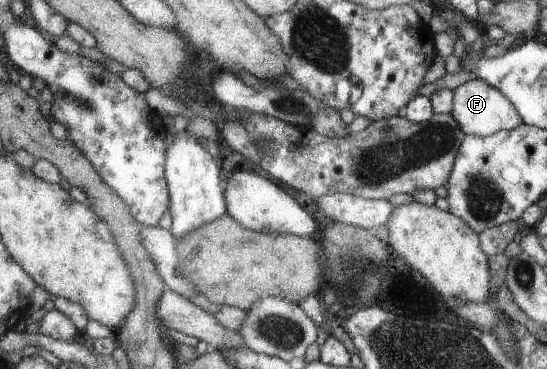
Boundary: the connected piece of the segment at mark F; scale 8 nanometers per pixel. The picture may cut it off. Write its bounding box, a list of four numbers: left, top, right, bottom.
[450,79,522,137]

